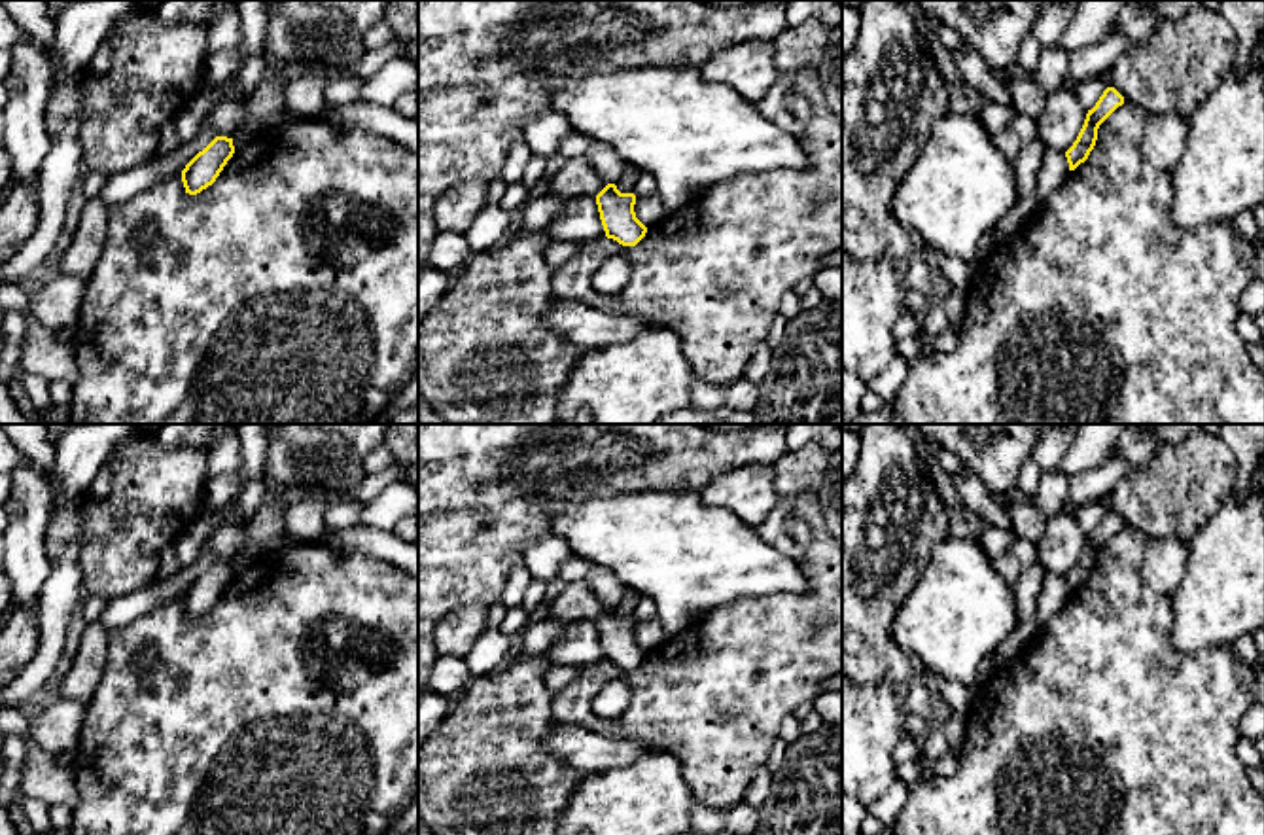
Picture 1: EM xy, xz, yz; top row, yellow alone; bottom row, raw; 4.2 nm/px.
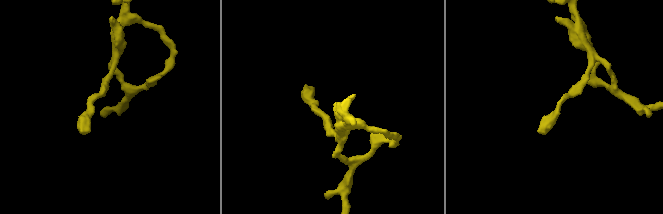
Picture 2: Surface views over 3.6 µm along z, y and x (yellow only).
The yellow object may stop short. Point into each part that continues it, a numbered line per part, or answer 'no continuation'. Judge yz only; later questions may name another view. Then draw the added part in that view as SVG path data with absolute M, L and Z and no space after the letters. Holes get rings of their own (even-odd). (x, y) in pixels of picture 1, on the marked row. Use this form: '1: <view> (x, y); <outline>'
no continuation

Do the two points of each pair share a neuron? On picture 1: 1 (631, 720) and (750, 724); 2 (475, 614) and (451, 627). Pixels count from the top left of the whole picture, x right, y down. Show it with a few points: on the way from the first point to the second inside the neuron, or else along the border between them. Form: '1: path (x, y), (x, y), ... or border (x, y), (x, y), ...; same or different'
1: path (661, 720), (719, 720); same
2: path (470, 620), (456, 627); same

